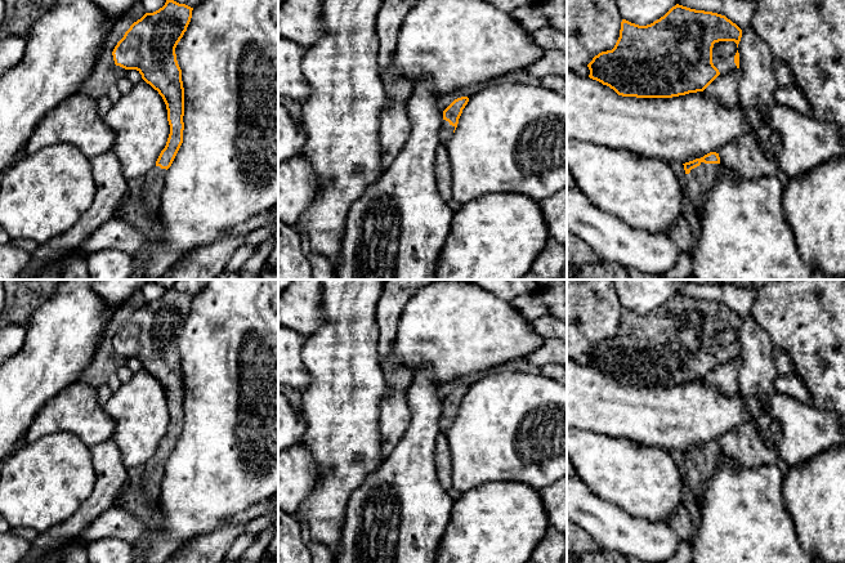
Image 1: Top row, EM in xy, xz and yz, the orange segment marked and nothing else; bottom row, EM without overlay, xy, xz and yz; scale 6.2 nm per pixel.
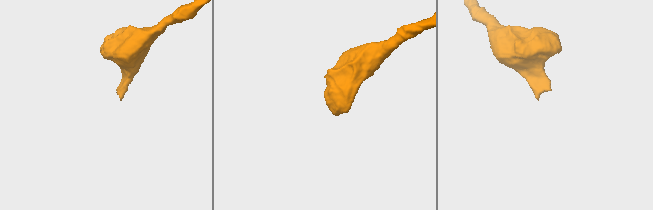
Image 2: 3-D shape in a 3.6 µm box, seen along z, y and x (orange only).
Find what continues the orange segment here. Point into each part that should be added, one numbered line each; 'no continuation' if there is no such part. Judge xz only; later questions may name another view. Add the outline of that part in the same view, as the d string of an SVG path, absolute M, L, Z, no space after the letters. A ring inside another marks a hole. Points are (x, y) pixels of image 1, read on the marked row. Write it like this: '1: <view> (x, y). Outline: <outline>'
1: xz (446, 130). Outline: M442 120L441 129L439 129L439 140L441 144L446 144L453 134L455 126L452 126L448 121Z

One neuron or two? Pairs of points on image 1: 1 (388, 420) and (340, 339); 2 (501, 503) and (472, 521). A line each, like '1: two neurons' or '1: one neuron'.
1: two neurons
2: one neuron

